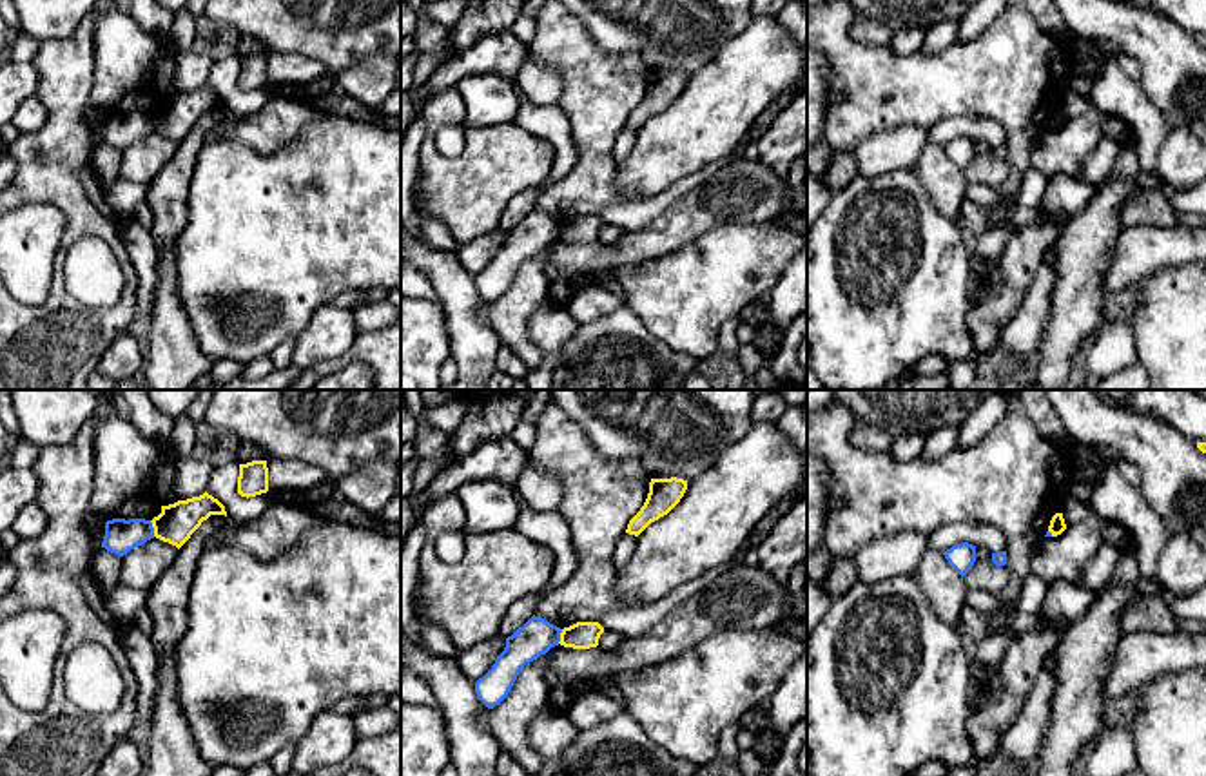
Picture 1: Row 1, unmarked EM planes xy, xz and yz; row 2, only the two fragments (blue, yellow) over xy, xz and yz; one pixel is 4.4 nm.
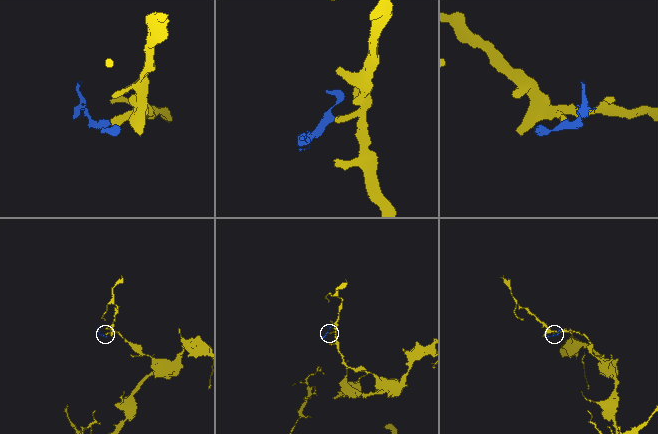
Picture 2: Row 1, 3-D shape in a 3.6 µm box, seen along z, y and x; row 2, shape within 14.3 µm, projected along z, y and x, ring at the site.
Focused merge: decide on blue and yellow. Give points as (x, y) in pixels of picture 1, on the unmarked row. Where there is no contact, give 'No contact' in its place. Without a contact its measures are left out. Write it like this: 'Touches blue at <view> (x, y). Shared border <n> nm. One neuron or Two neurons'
Touches blue at xy (153, 122). Shared border 80 nm. Two neurons

